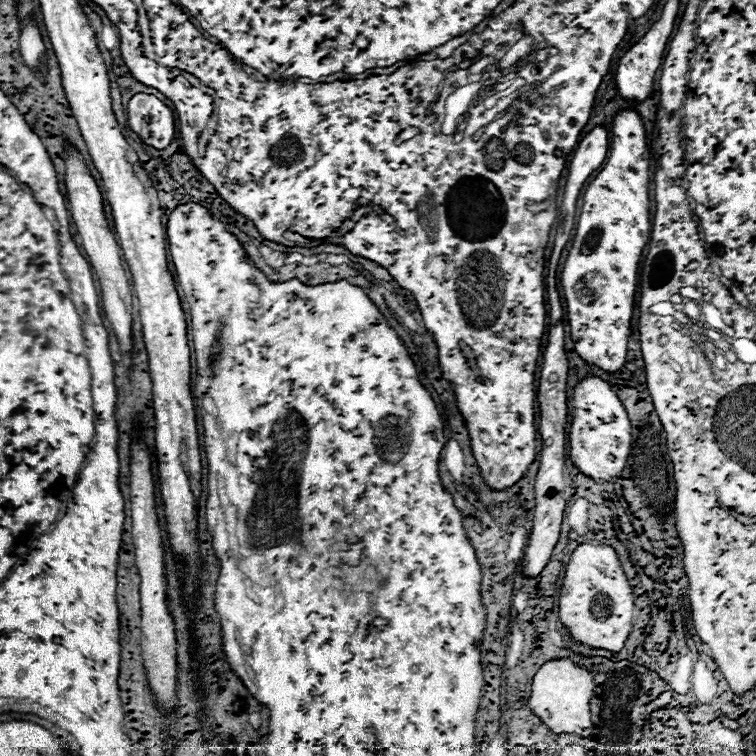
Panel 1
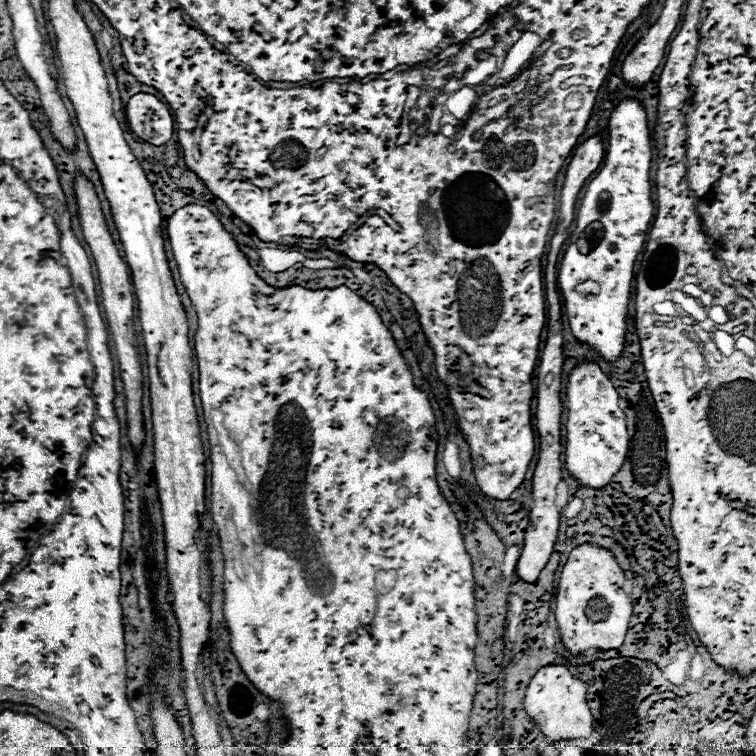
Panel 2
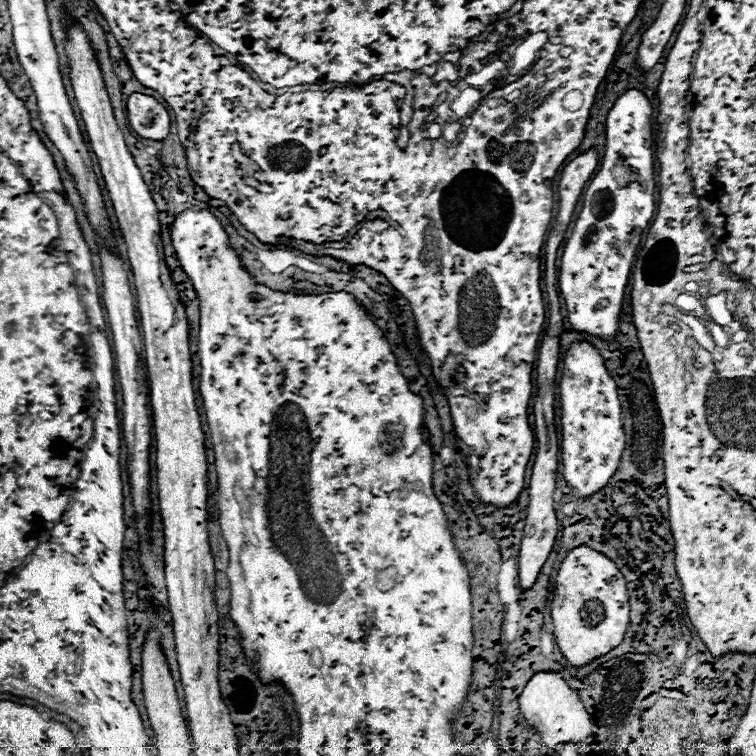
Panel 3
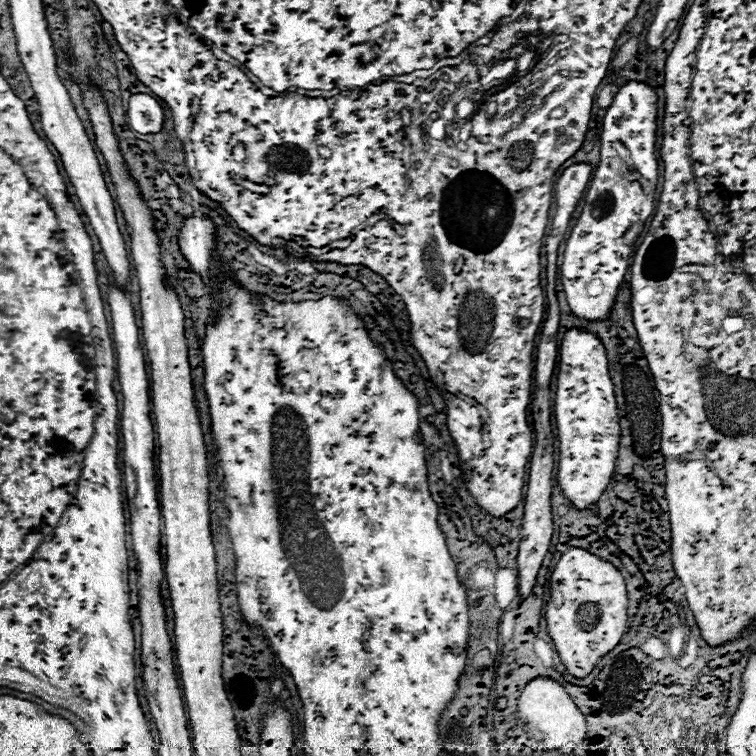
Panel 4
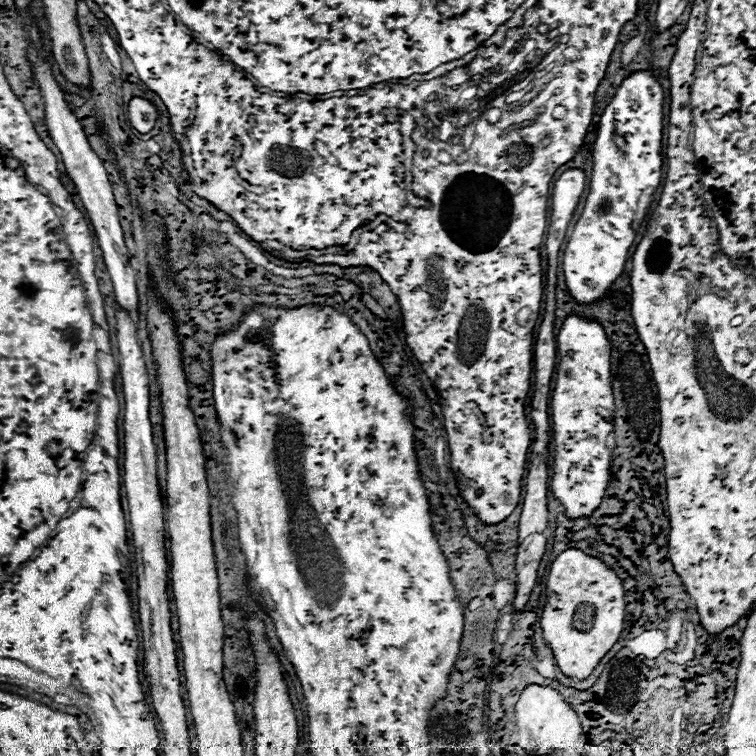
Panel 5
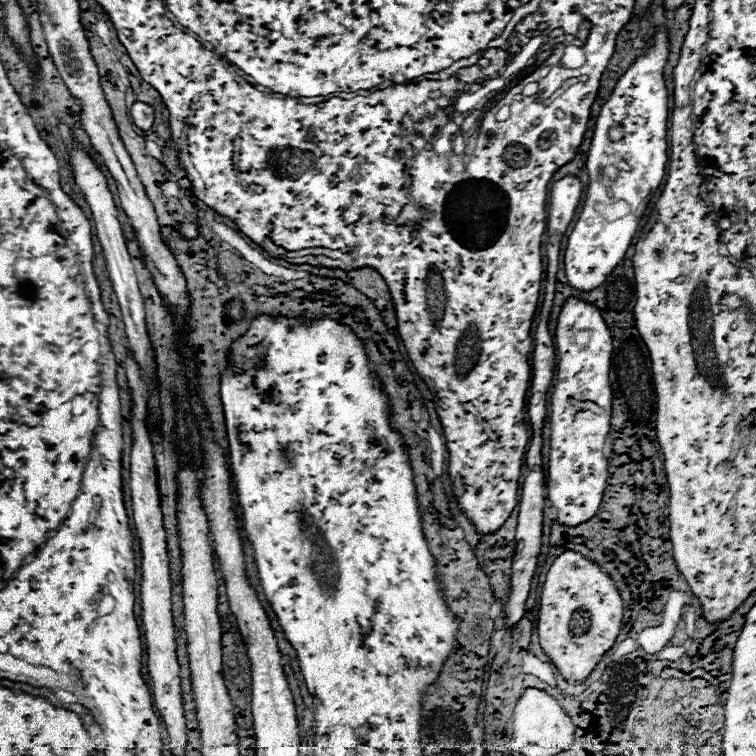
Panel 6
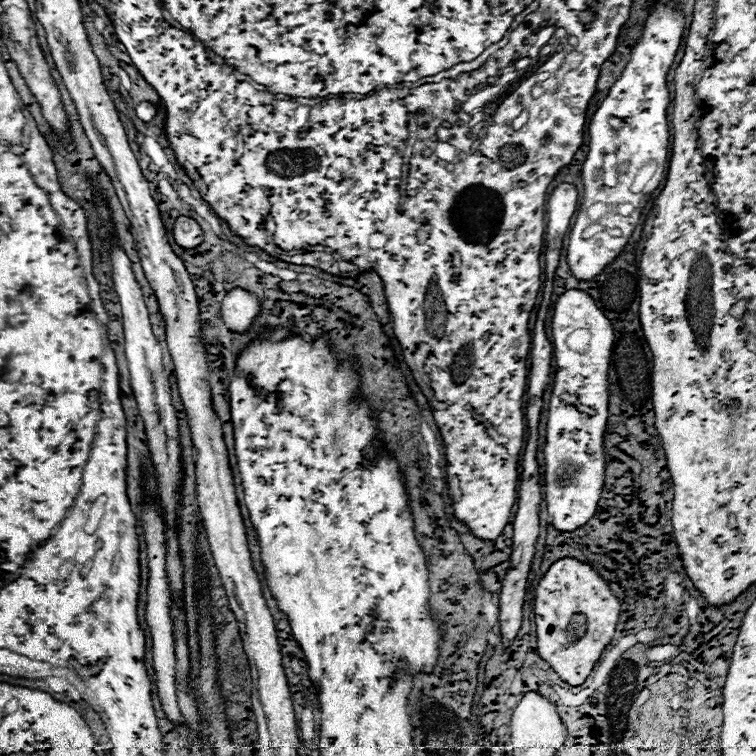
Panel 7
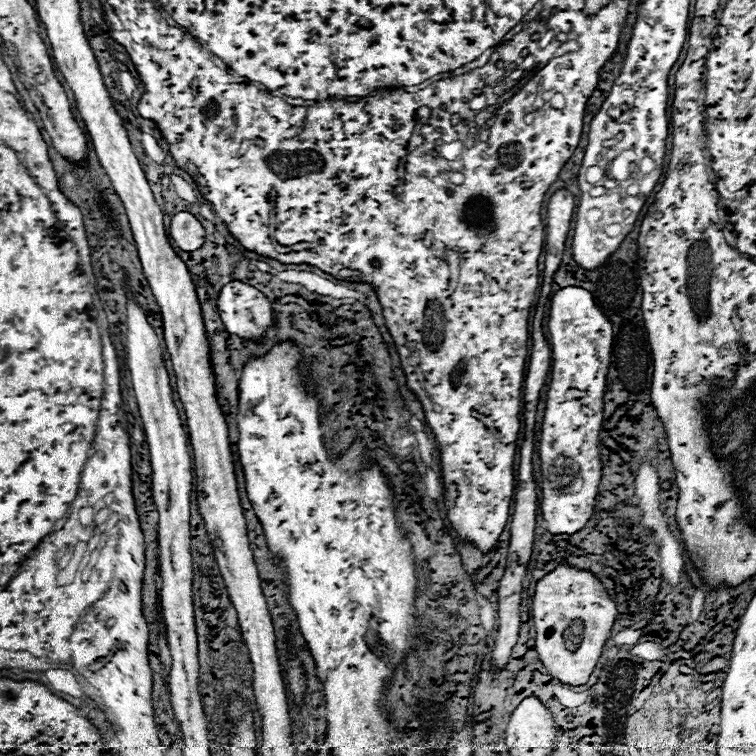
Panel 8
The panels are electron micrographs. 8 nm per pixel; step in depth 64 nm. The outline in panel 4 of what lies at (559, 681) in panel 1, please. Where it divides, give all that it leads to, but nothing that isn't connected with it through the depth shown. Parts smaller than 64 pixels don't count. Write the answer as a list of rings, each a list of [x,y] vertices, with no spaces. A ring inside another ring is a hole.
[[[536,678],[528,682],[518,698],[518,718],[524,722],[526,736],[536,748],[542,750],[558,750],[562,746],[576,746],[586,738],[586,720],[566,690],[550,680],[550,678]]]

